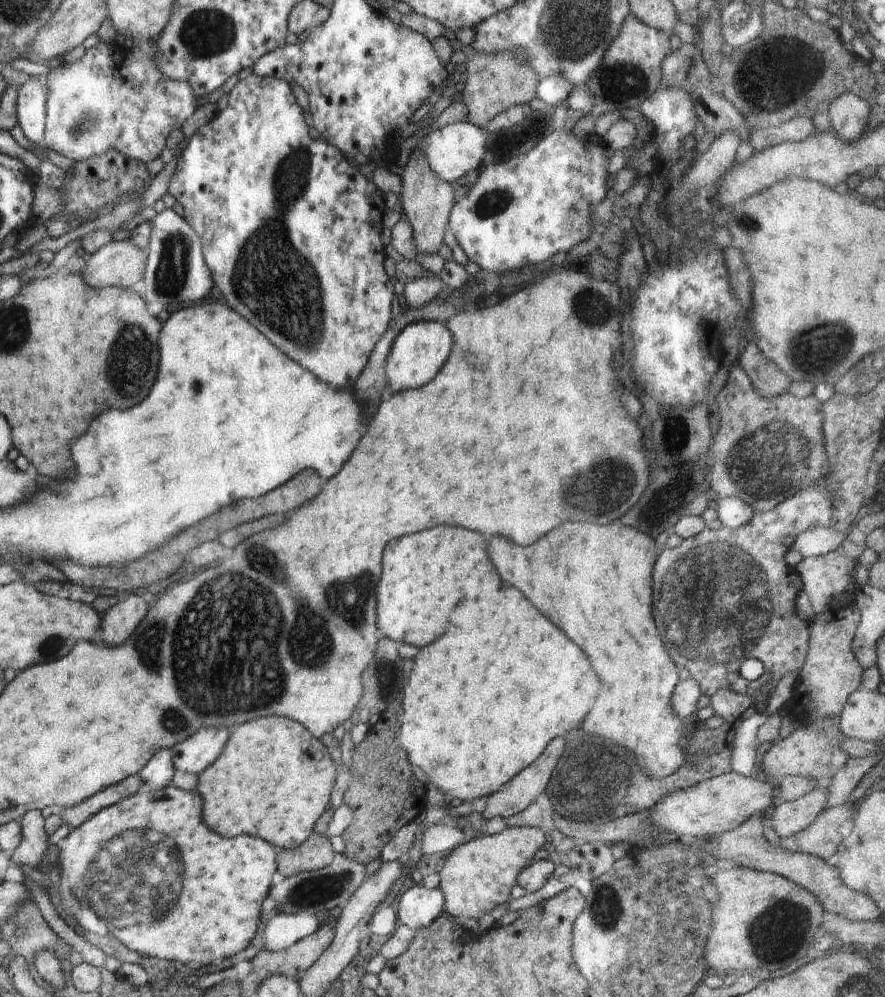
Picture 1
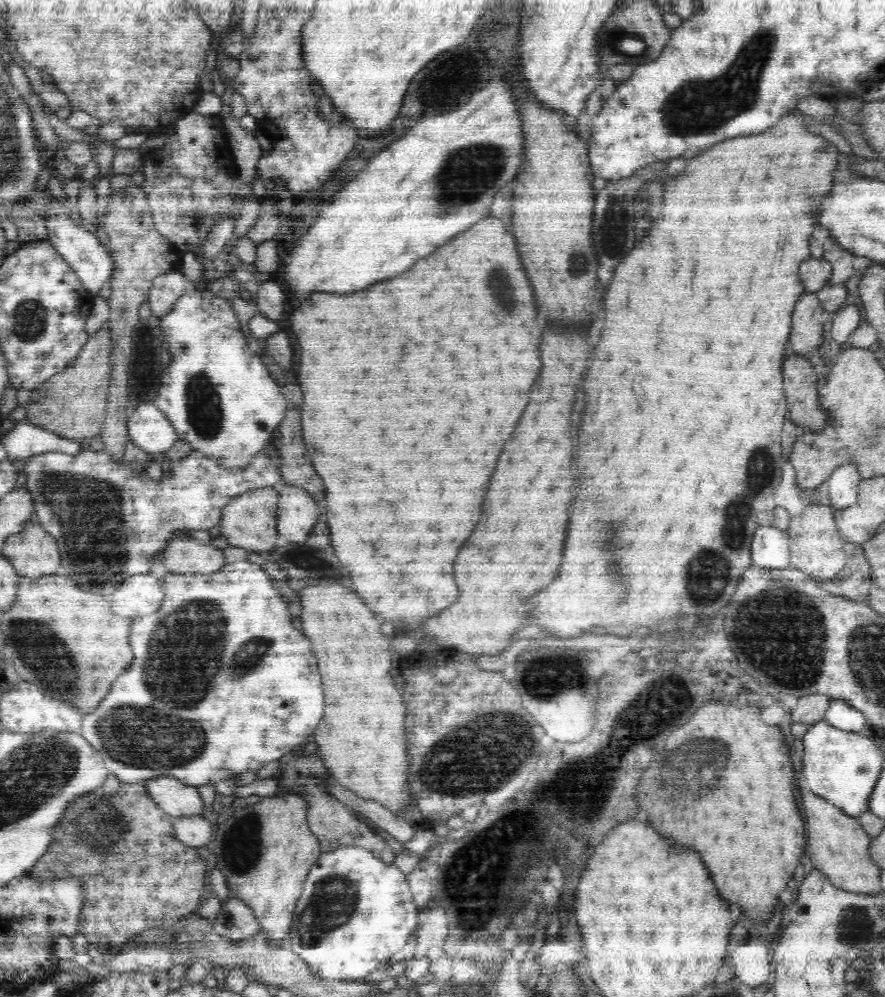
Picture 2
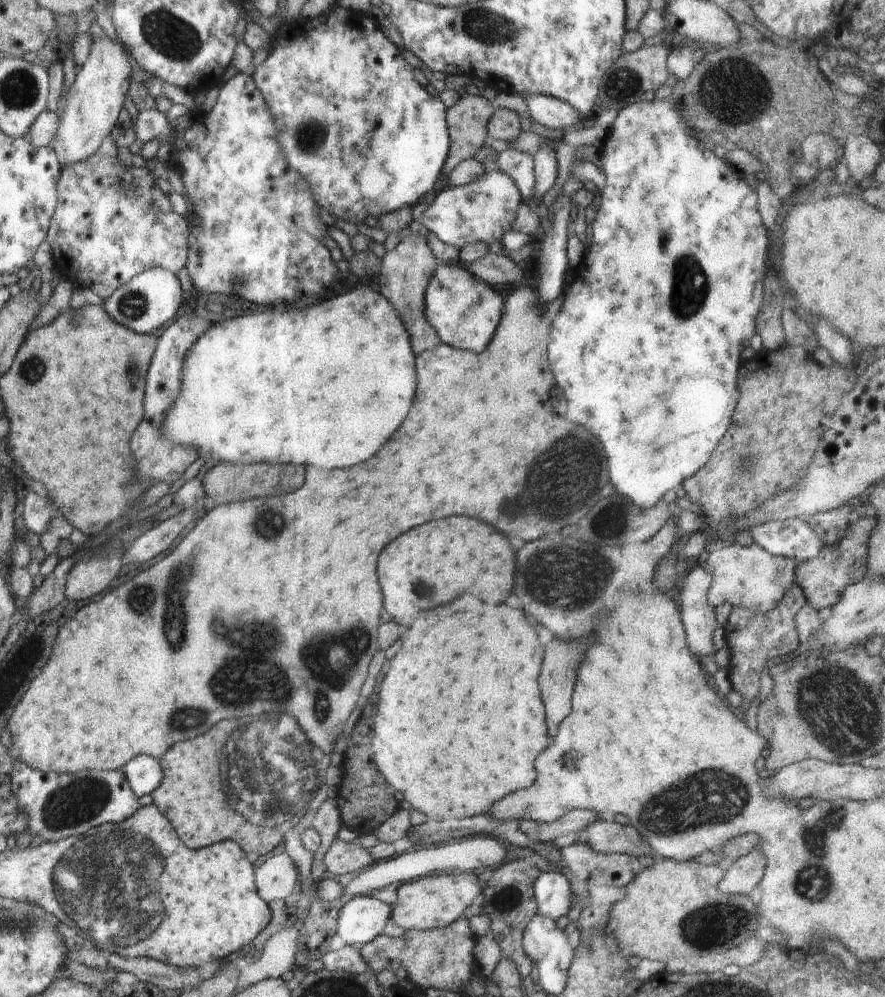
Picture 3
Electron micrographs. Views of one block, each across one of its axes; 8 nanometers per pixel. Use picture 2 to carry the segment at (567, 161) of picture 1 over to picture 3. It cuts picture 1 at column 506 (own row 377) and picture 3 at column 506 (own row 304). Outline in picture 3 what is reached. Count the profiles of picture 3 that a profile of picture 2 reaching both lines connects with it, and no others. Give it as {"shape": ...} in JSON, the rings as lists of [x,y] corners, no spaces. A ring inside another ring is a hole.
{"shape":[[[494,168],[494,170],[485,170],[474,182],[442,190],[424,212],[422,223],[430,232],[434,232],[442,242],[452,244],[456,248],[461,249],[467,244],[478,241],[489,245],[492,242],[500,242],[504,233],[510,230],[510,225],[514,222],[522,202],[524,202],[524,198],[516,183],[499,168]]]}

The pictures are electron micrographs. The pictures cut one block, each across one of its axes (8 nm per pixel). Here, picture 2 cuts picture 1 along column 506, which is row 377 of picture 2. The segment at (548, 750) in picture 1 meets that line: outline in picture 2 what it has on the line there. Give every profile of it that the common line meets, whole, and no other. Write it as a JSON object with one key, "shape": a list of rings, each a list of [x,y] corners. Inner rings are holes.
{"shape":[[[786,354],[782,364],[782,378],[788,418],[805,430],[823,429],[829,420],[827,412],[819,405],[818,376],[808,357]]]}

